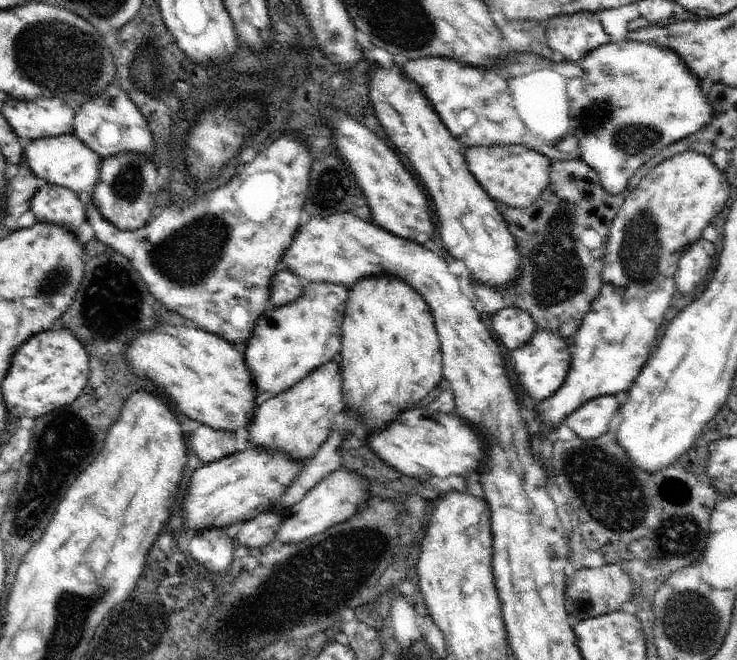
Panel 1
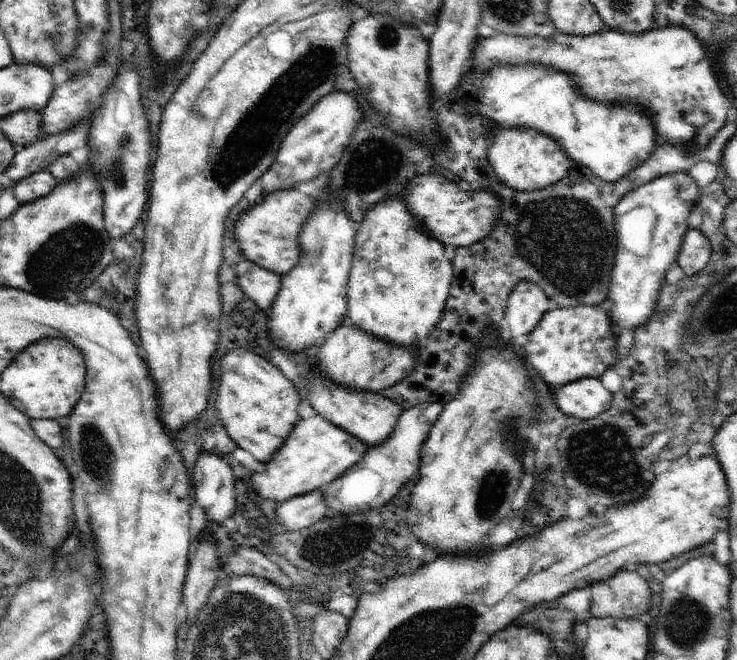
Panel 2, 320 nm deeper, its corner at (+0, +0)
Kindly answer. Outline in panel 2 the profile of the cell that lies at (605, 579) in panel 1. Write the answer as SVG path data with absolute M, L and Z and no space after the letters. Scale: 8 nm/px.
M618 572L614 578L602 584L590 586L592 590L592 602L589 611L592 617L614 617L617 619L640 619L651 606L652 591L647 580L644 580L638 572Z

